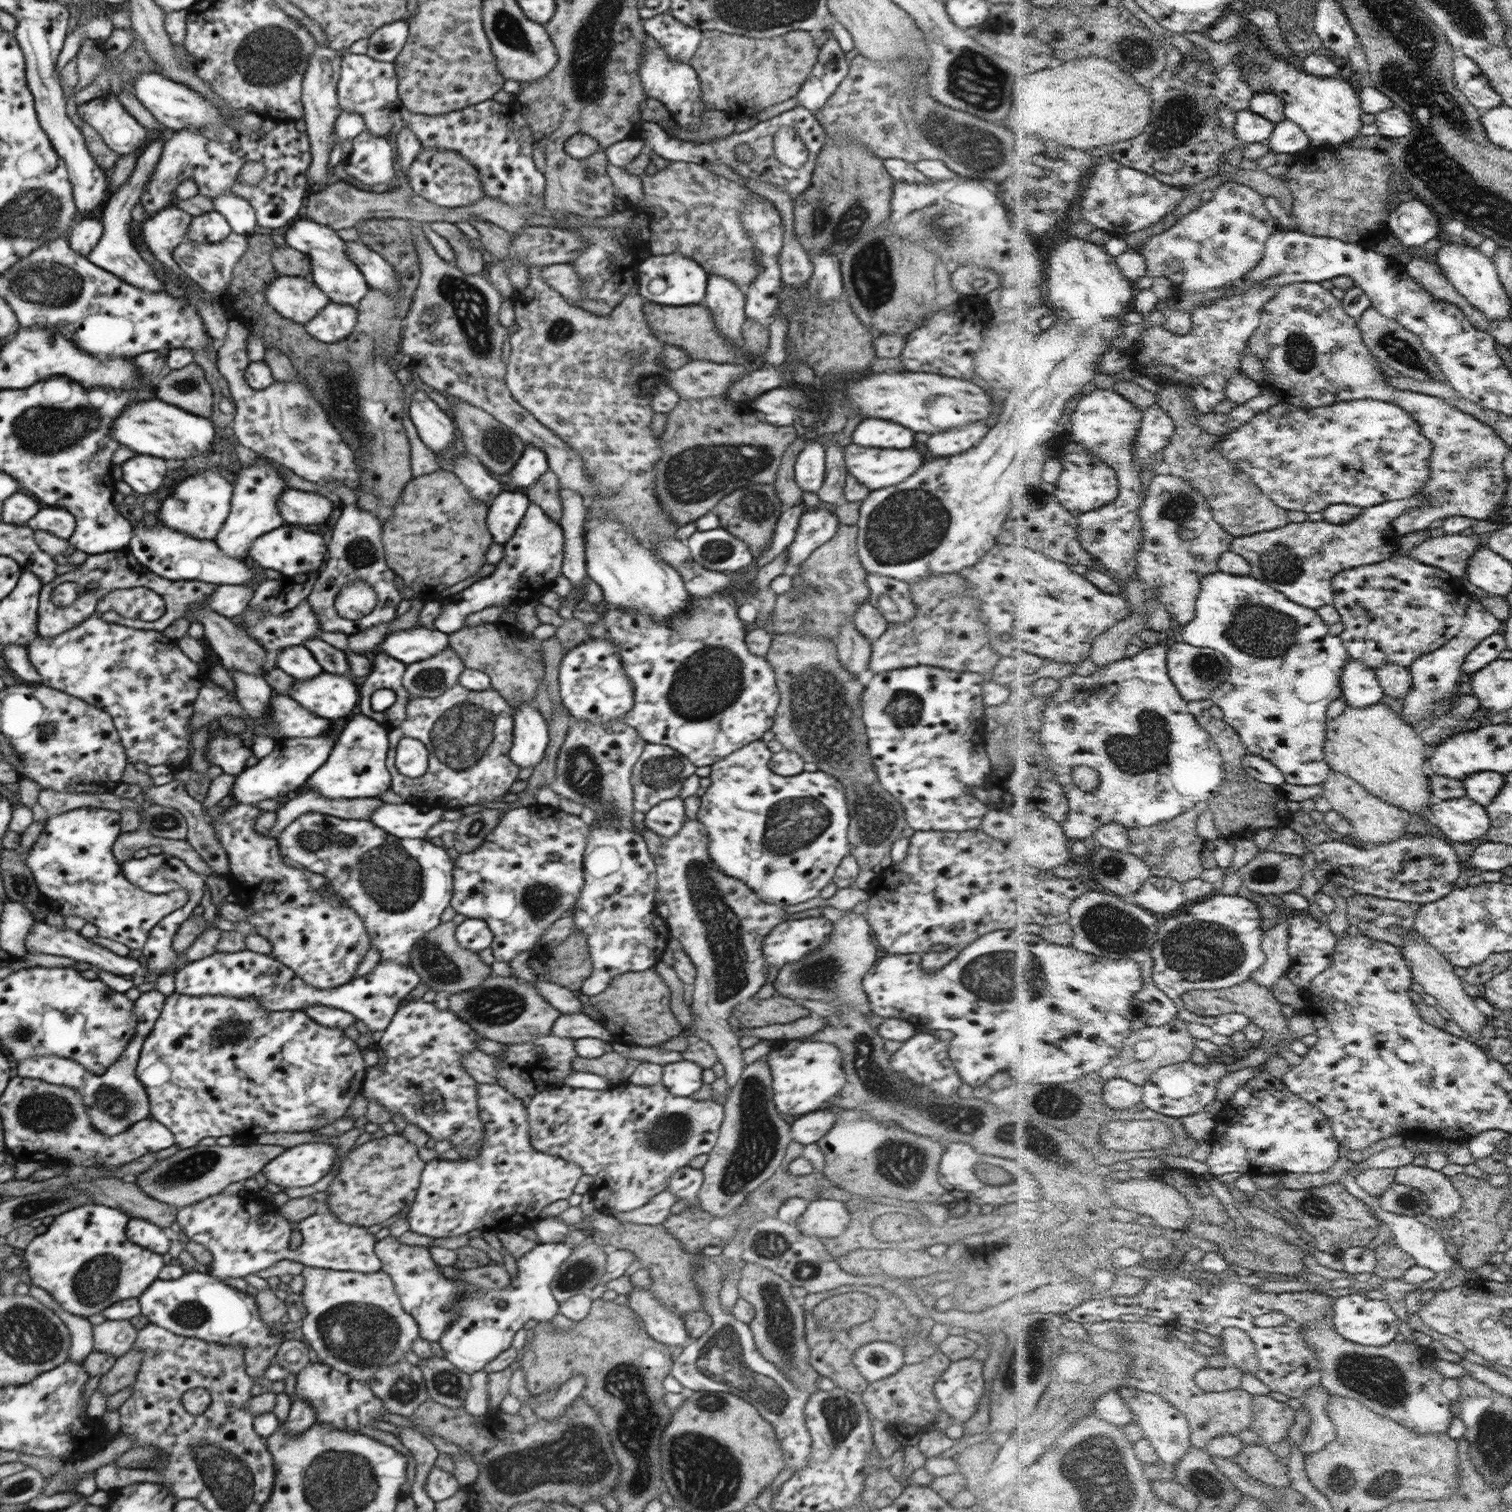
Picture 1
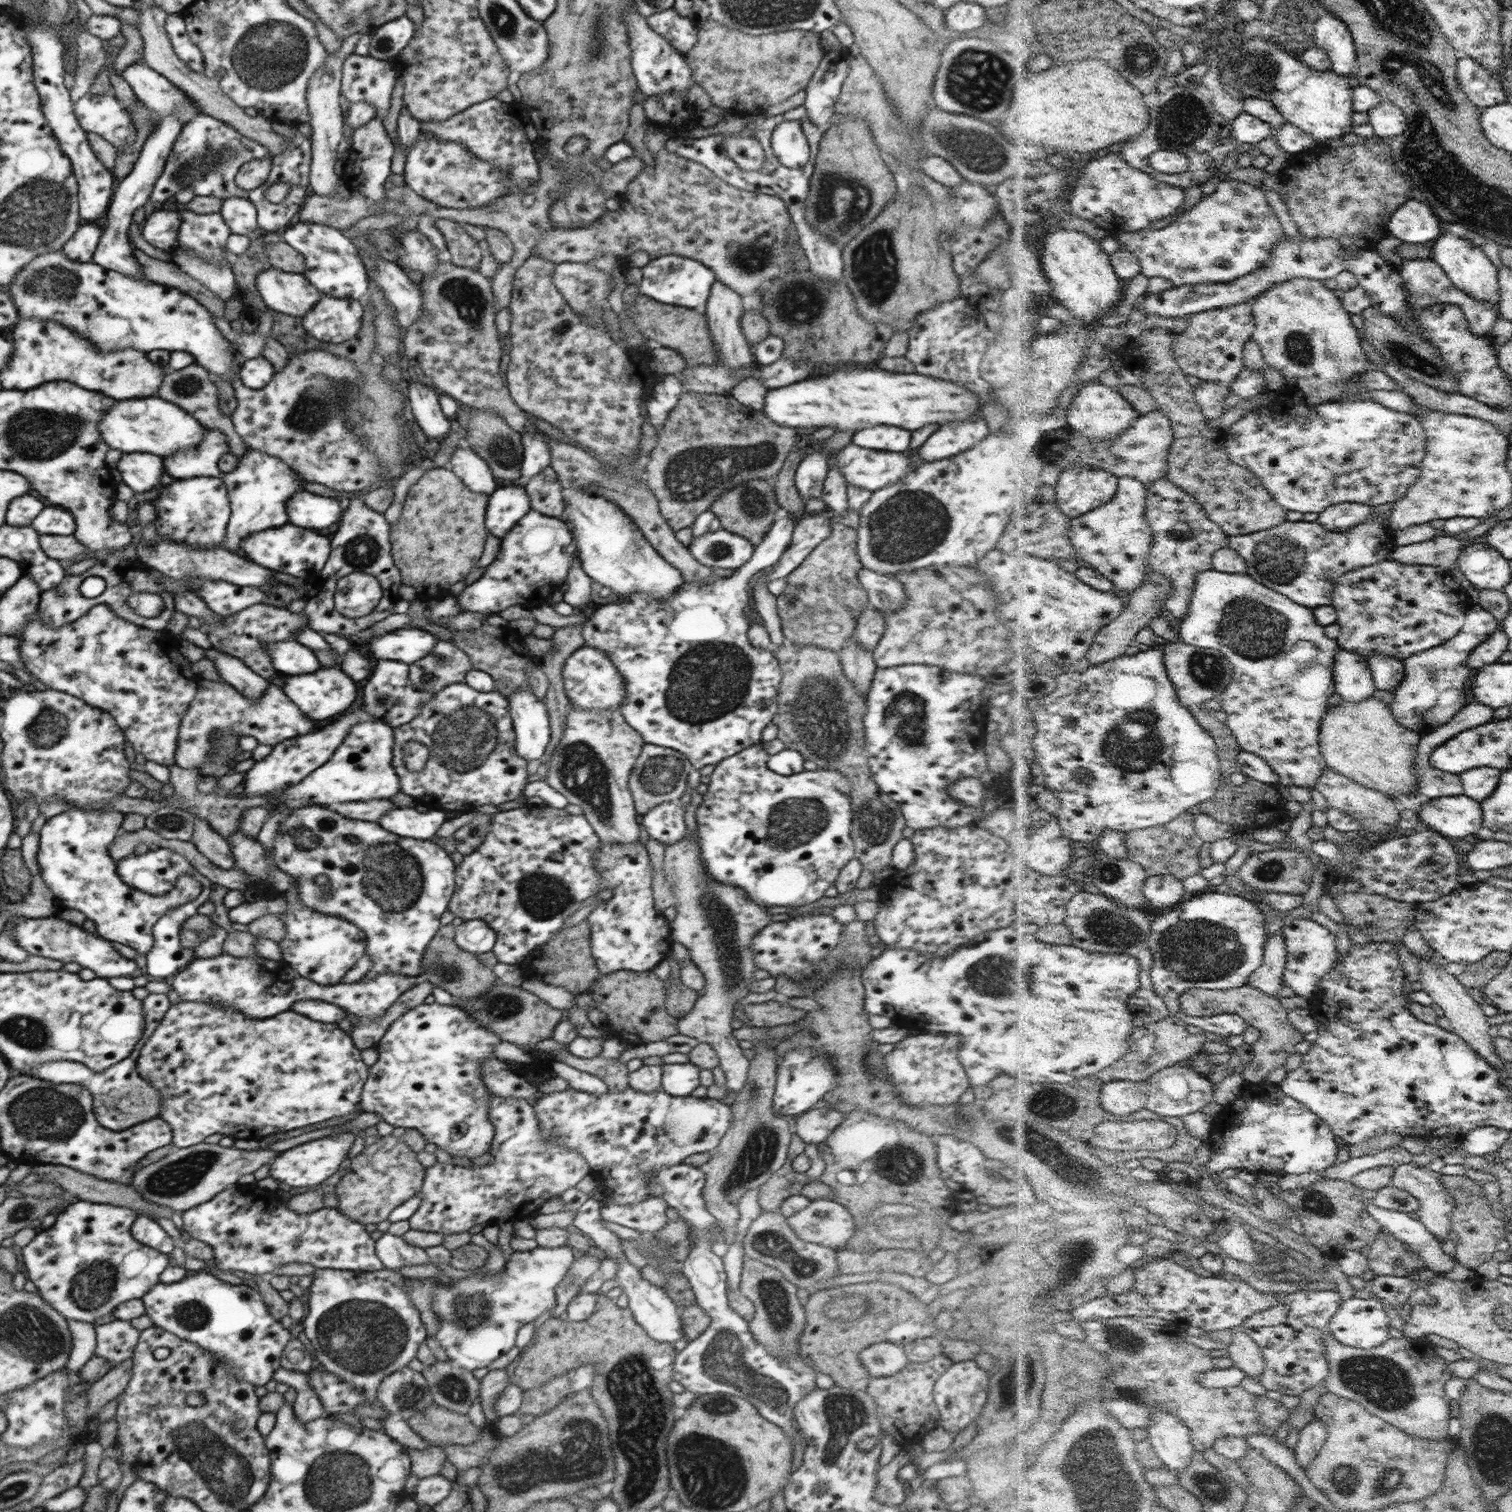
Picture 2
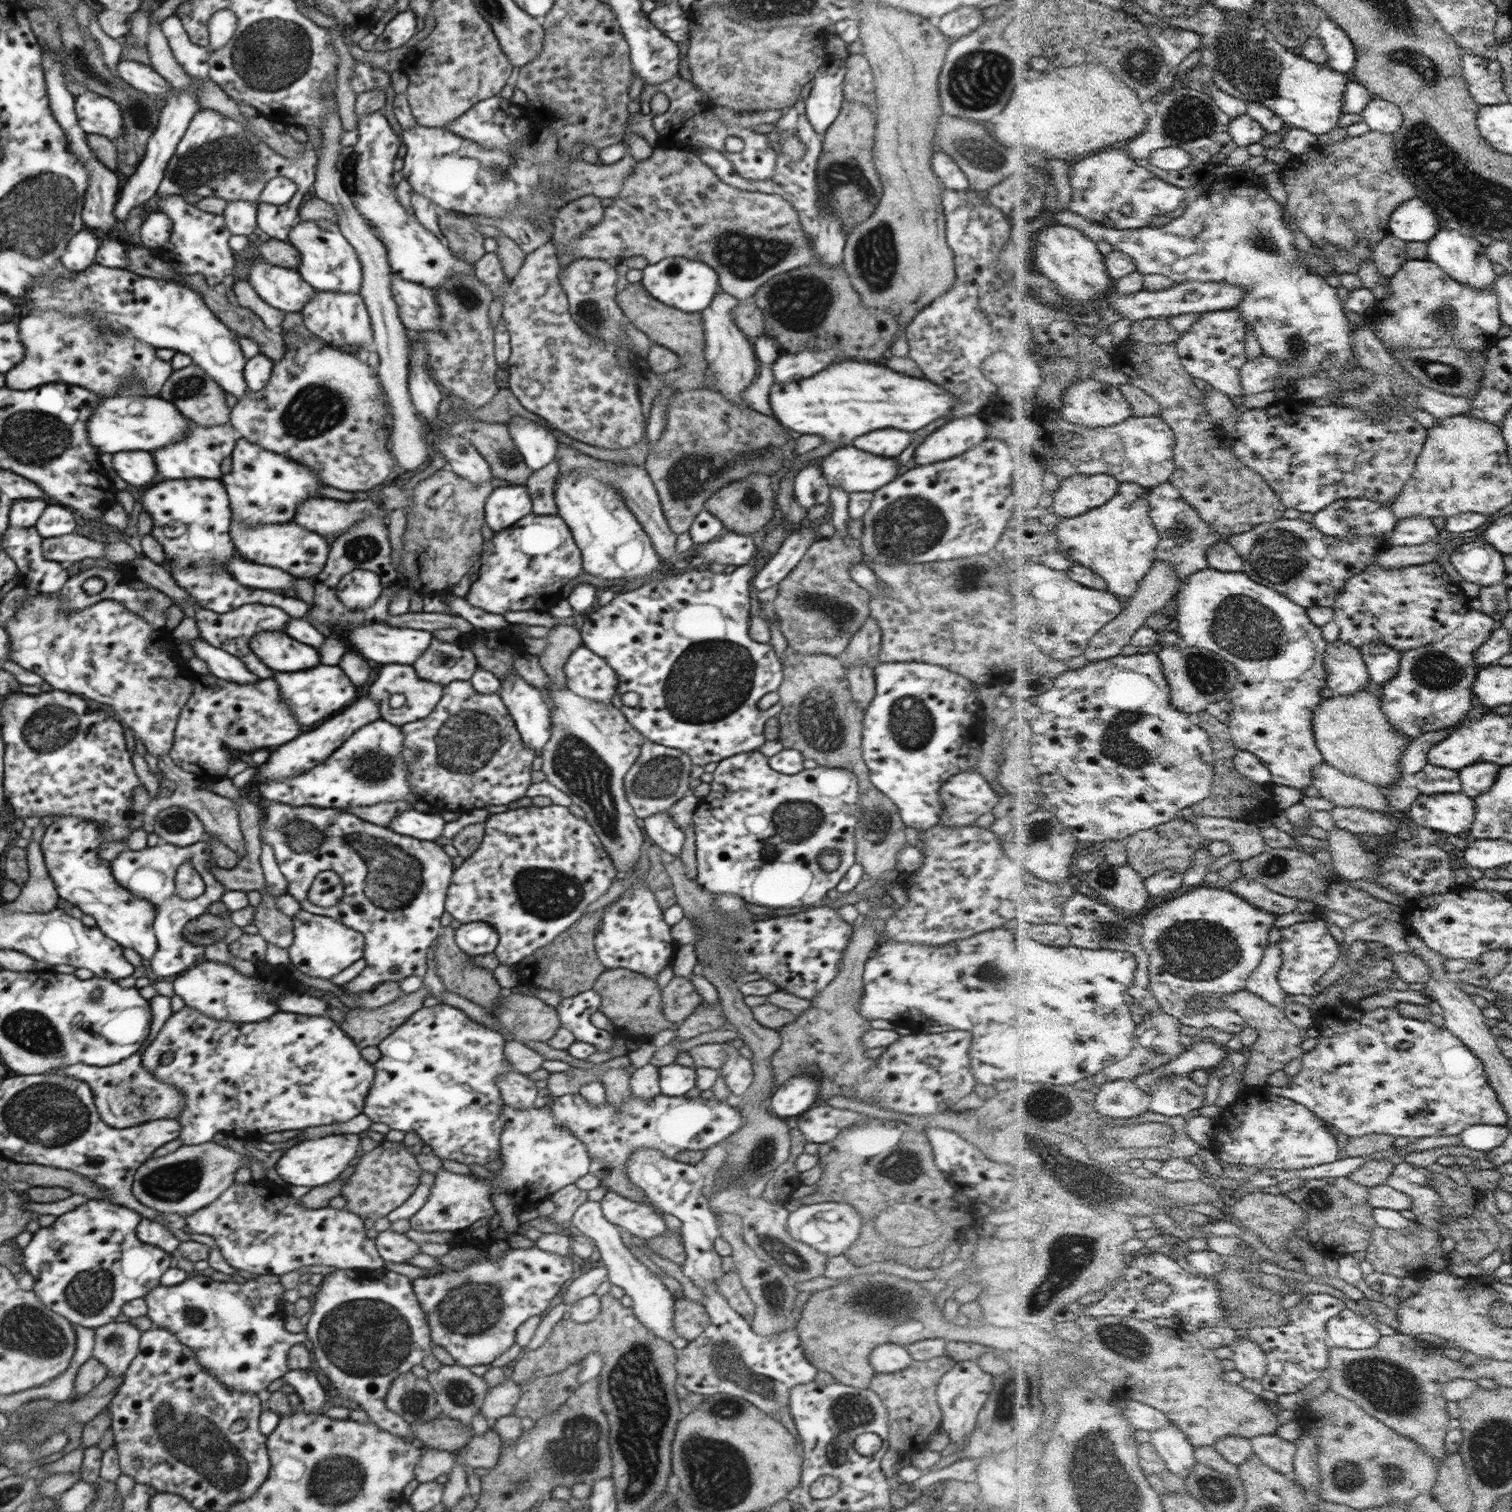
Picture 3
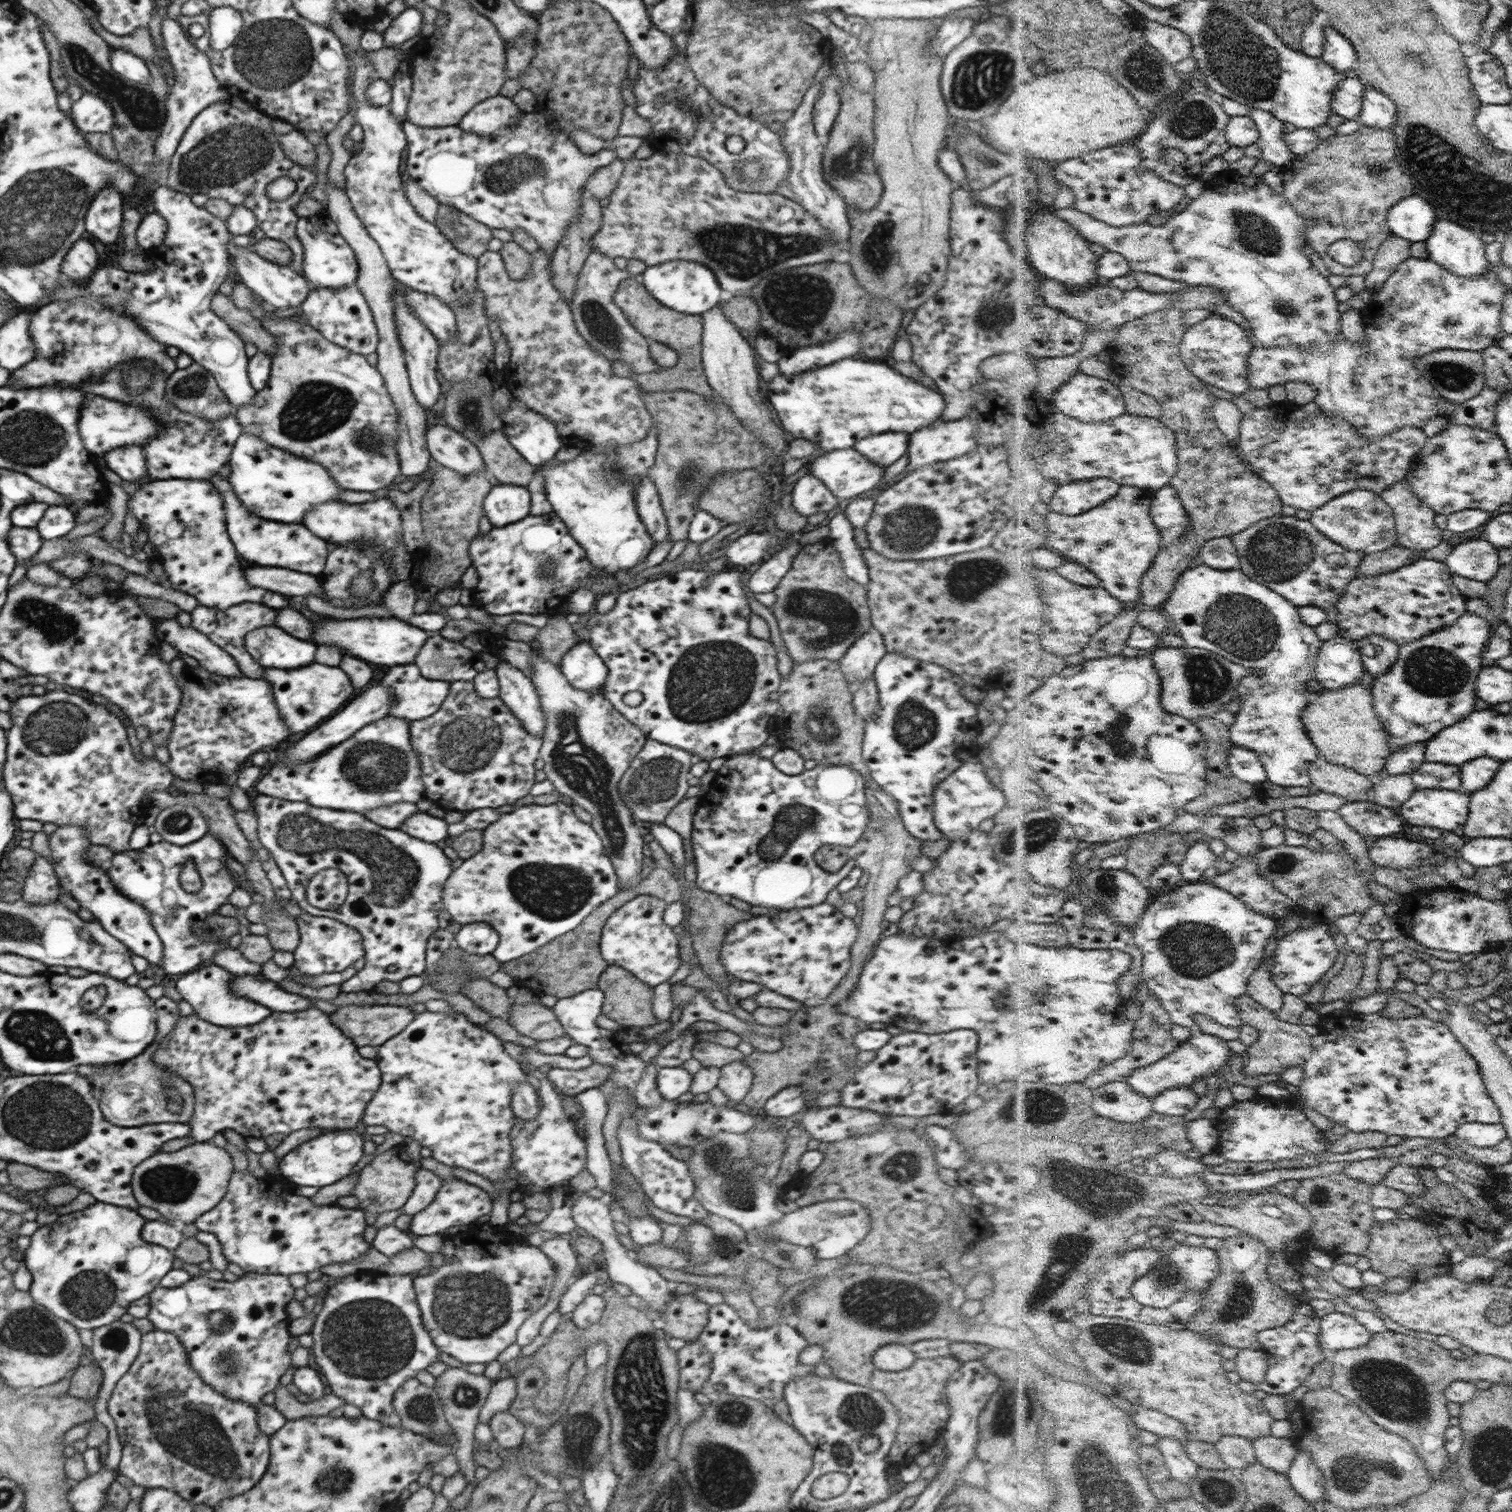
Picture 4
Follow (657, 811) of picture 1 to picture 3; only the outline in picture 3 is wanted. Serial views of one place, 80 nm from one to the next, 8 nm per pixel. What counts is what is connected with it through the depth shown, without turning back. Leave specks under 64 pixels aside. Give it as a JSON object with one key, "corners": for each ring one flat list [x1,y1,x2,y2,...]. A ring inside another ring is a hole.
{"corners":[[669,810,665,813,653,814,644,819,644,831,650,840,660,846,667,853,680,856,684,844,684,829,670,816]]}

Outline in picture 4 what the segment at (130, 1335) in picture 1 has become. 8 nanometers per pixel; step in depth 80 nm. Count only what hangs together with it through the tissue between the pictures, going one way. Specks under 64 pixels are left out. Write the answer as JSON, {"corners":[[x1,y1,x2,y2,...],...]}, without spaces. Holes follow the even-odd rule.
{"corners":[[122,1321,111,1322,106,1326,99,1326,92,1329,92,1342,90,1352,94,1356,95,1362,103,1370,103,1383,99,1390,99,1396,95,1400,95,1420,104,1424,108,1430,109,1451,105,1462,105,1468,110,1471,116,1471,119,1467,122,1457,122,1445,118,1440,116,1424,108,1412,107,1405,111,1398,112,1391,116,1383,129,1371,131,1364,138,1356,141,1347,141,1332,132,1323]]}

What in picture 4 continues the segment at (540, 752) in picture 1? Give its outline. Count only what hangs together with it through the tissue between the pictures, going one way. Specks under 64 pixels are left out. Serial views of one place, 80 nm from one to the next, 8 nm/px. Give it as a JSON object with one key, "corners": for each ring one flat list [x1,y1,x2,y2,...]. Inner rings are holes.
{"corners":[[508,662,498,664,495,672,499,681,499,698,520,719,526,732,543,738,546,718,530,676]]}

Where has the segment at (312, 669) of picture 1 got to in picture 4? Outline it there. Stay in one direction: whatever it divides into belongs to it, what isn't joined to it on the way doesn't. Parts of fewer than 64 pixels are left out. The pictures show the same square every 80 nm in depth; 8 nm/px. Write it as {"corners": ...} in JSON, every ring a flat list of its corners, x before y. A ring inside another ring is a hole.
{"corners":[[263,626,245,637,248,656,264,669,298,669,314,663,316,646,298,638,292,638,282,628]]}

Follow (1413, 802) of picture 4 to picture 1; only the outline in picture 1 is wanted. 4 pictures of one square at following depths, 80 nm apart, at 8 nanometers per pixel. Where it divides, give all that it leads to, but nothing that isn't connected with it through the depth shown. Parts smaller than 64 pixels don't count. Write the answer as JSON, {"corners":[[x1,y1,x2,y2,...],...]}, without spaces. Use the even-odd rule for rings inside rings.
{"corners":[[1469,796,1435,800,1431,808,1431,820,1448,839,1468,842,1485,837,1491,828,1490,814,1481,803]]}

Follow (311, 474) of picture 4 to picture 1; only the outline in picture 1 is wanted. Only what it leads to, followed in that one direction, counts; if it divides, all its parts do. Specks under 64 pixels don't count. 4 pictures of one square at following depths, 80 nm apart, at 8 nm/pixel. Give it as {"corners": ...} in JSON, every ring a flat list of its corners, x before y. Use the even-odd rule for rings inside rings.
{"corners":[[259,457,255,464,244,464,233,480,233,497,227,519,218,531,215,543,226,554,244,560,247,550,262,534,282,527,285,521,278,512,277,498,286,489,290,489,286,481,279,475,275,463,268,458]]}

